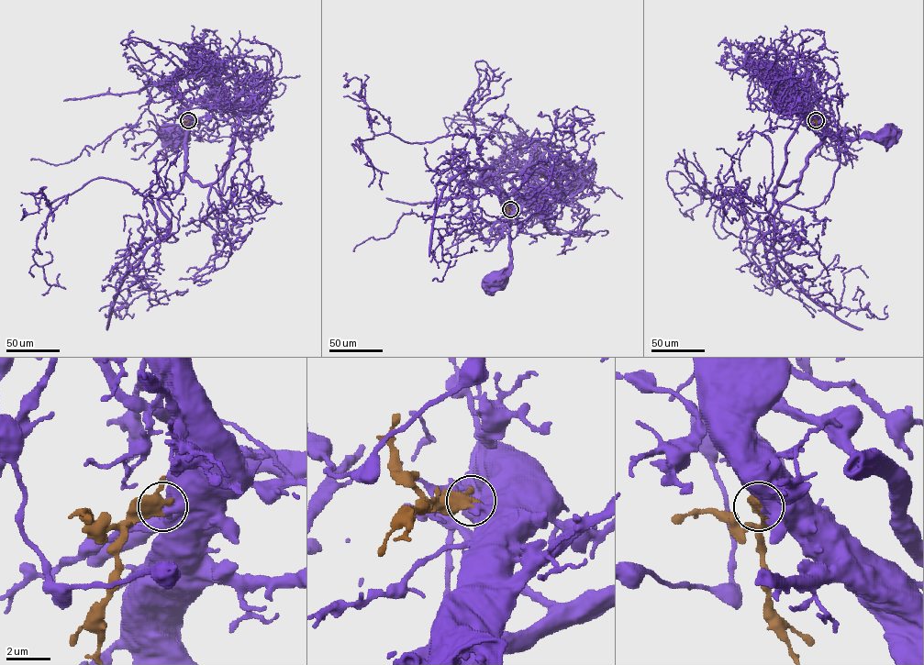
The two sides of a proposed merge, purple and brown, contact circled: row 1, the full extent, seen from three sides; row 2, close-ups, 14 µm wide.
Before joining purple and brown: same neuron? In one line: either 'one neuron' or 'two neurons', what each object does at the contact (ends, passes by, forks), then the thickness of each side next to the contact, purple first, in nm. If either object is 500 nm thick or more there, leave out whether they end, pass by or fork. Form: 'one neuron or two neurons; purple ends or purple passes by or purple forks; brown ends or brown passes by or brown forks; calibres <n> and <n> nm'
one neuron; purple ends; brown passes by; calibres 460 and 440 nm

